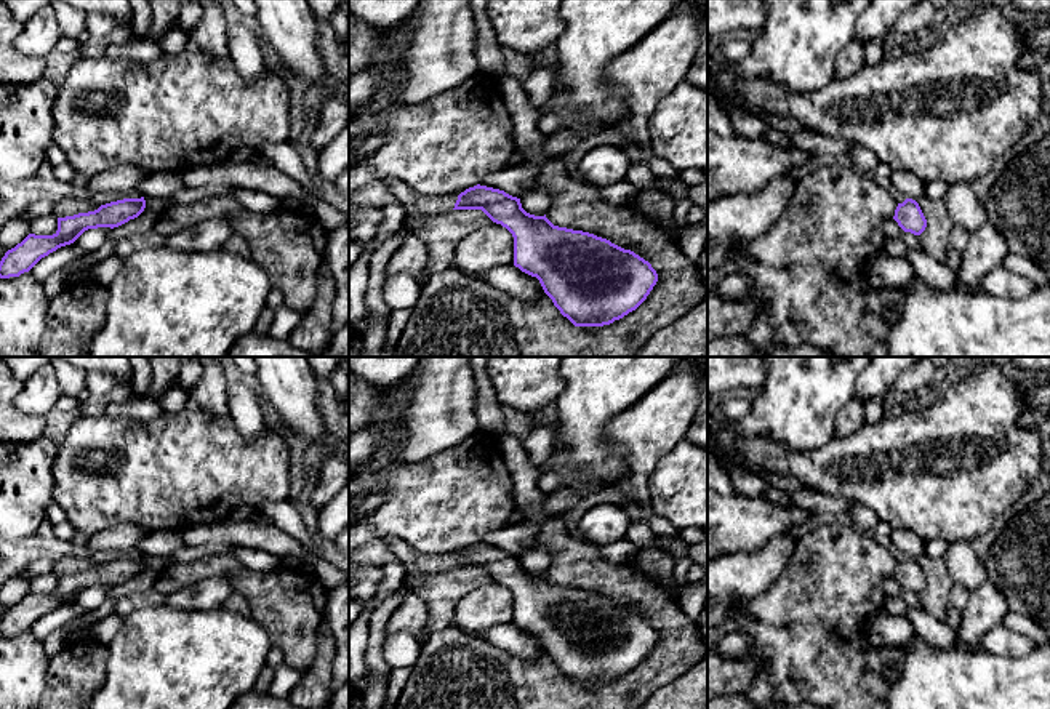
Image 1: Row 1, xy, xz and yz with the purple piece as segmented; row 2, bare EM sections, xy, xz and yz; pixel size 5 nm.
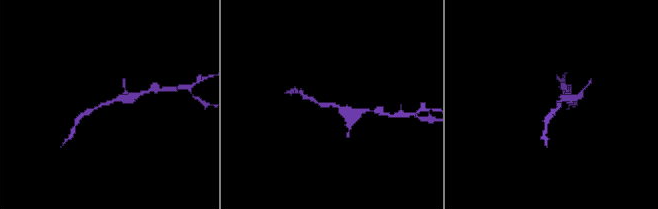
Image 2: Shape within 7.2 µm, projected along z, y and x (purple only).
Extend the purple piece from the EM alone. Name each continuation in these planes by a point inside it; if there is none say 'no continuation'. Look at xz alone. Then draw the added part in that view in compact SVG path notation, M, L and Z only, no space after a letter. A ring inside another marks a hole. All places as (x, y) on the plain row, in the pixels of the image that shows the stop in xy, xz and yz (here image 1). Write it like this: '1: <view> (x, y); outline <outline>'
no continuation

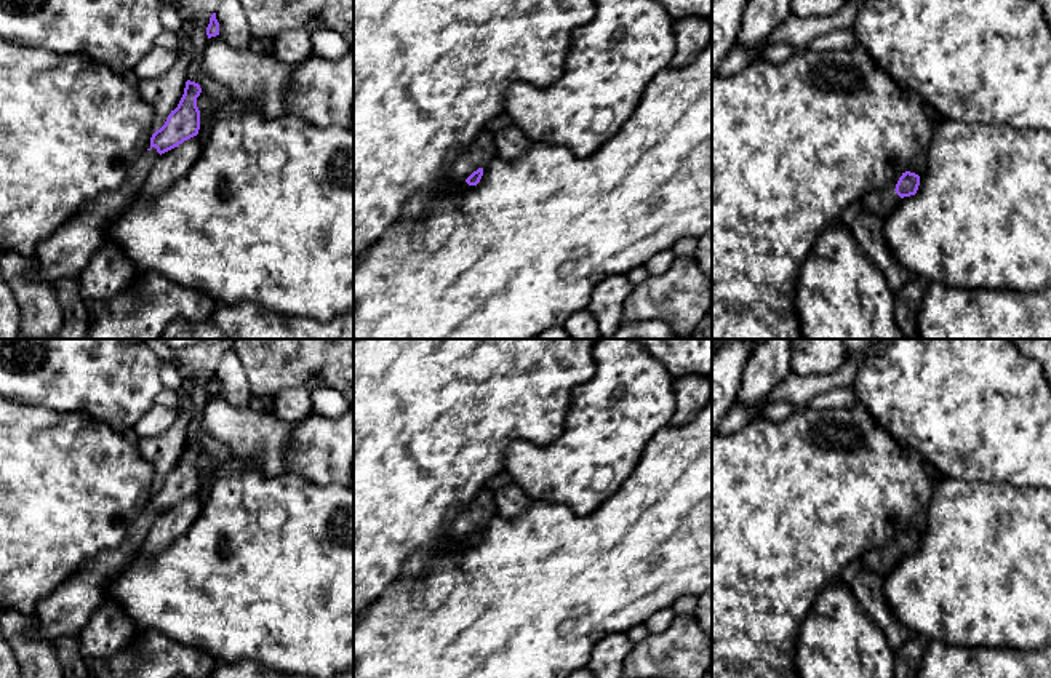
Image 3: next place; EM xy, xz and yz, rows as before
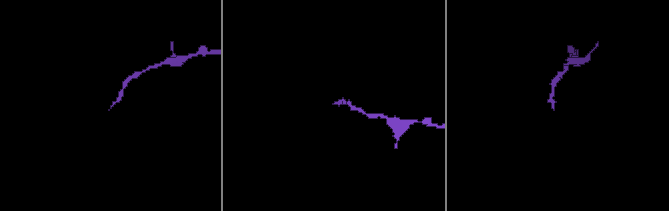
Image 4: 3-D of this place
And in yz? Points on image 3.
1: yz (882, 562); outline M885 547L885 548L880 548L878 552L869 552L862 558L862 568L885 579L893 571L899 558L901 555L896 552L894 547Z

